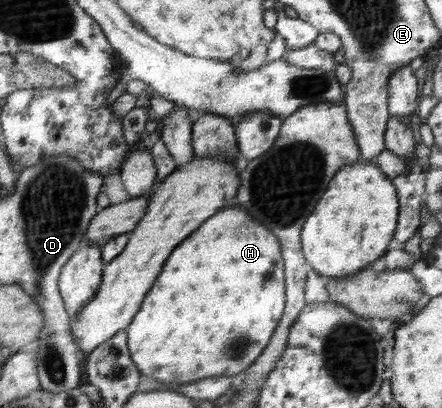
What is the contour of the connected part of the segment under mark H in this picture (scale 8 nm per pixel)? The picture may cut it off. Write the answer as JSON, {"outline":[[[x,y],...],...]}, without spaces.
{"outline":[[[226,208],[215,214],[209,221],[206,221],[196,233],[192,233],[174,252],[166,263],[165,270],[161,274],[154,288],[149,292],[140,313],[135,321],[127,329],[129,332],[129,345],[134,362],[140,367],[142,374],[155,379],[156,381],[170,385],[192,384],[194,382],[213,378],[217,376],[233,376],[249,369],[250,364],[261,356],[264,348],[268,348],[268,340],[276,332],[274,328],[280,324],[282,310],[284,308],[284,254],[280,254],[281,243],[279,238],[267,226],[255,221],[248,216],[244,210]]]}

